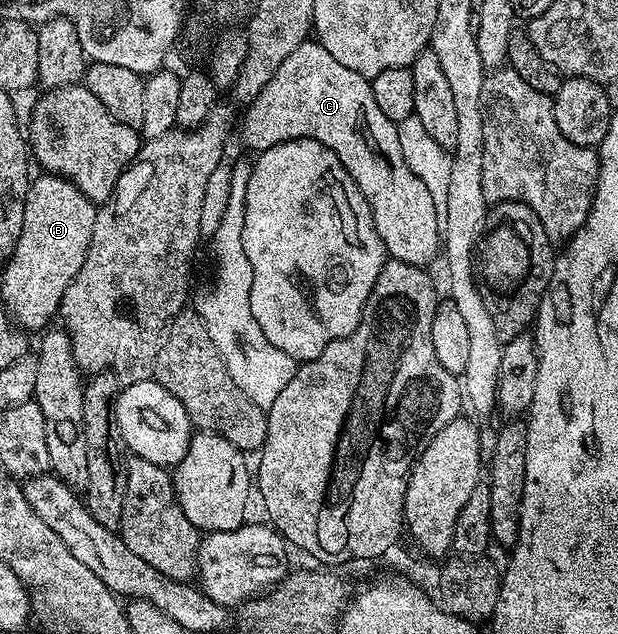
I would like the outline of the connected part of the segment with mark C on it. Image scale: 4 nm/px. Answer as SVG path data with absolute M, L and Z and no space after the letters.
M307 41L299 45L294 52L288 53L288 57L284 57L284 65L280 65L280 69L276 69L276 73L268 81L268 85L264 85L264 89L260 89L258 96L249 103L245 111L246 116L243 119L241 116L240 119L240 127L242 123L240 138L251 152L267 151L272 149L272 145L280 145L284 141L292 141L293 139L311 139L312 141L320 141L328 149L332 149L332 153L336 153L340 165L344 165L344 169L348 169L352 181L356 181L356 189L360 189L364 201L368 201L374 228L380 237L380 241L386 246L386 254L389 258L399 259L408 265L425 268L427 265L430 265L426 263L433 261L434 254L437 251L439 254L440 208L432 201L432 193L428 193L428 189L424 186L424 181L420 181L420 177L416 177L416 173L412 173L412 169L408 169L408 161L404 161L404 153L400 150L398 124L391 121L388 117L384 117L384 113L380 110L380 105L376 105L376 97L372 97L370 80L365 79L360 73L352 73L352 69L347 69L344 65L340 65L340 61L336 61L336 57L332 57L332 53L328 53L328 49L324 49L317 41Z

